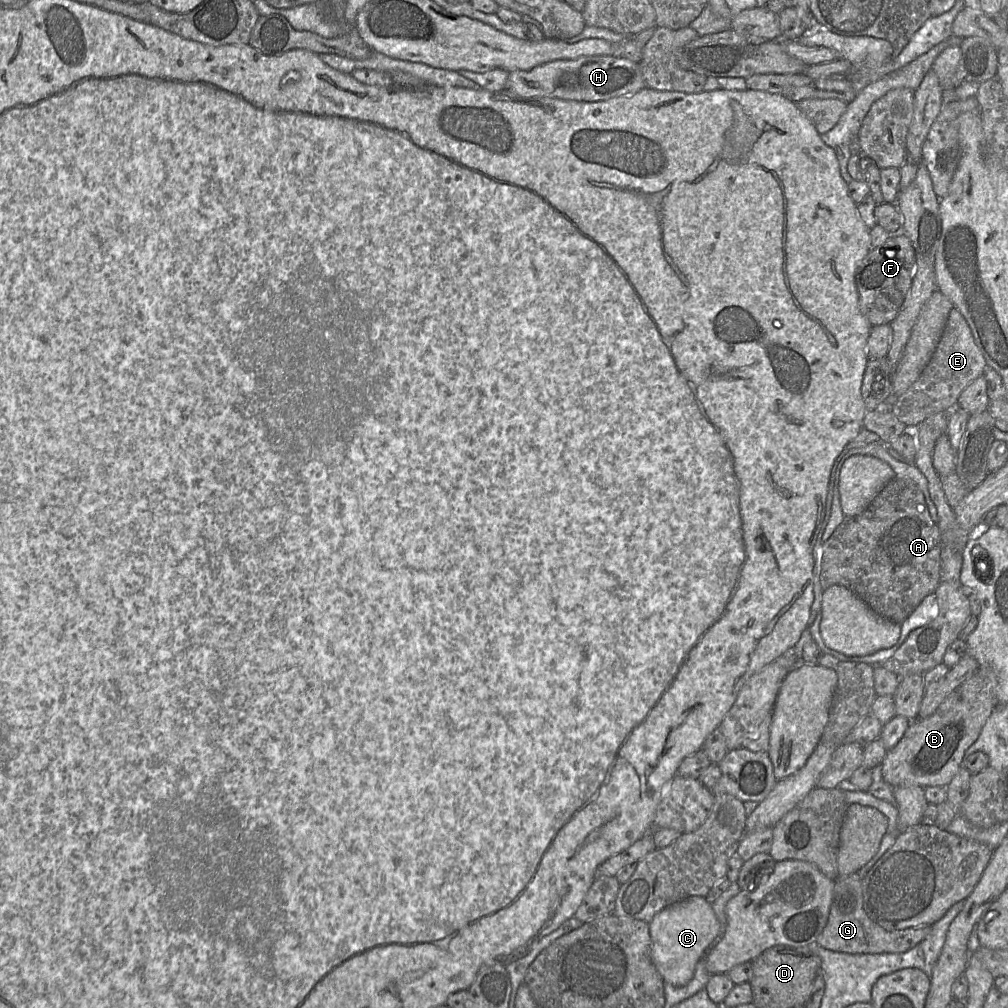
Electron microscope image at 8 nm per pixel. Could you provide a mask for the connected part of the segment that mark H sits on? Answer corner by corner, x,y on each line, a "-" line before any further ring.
582,56
572,60
554,60
527,71
510,72
506,90
523,98
595,102
632,95
643,88
645,82
638,62
614,56

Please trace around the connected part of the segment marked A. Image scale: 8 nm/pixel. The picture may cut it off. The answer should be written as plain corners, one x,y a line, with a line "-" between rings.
894,478
891,480
870,505
859,515
845,518
844,521
835,529
828,540
820,546
820,584
823,589
832,585
841,585
847,587
858,595
868,607
879,617
902,624
919,606
925,597
934,594
941,580
941,539
940,530
937,523
934,523
930,517
925,498
917,485
909,479

